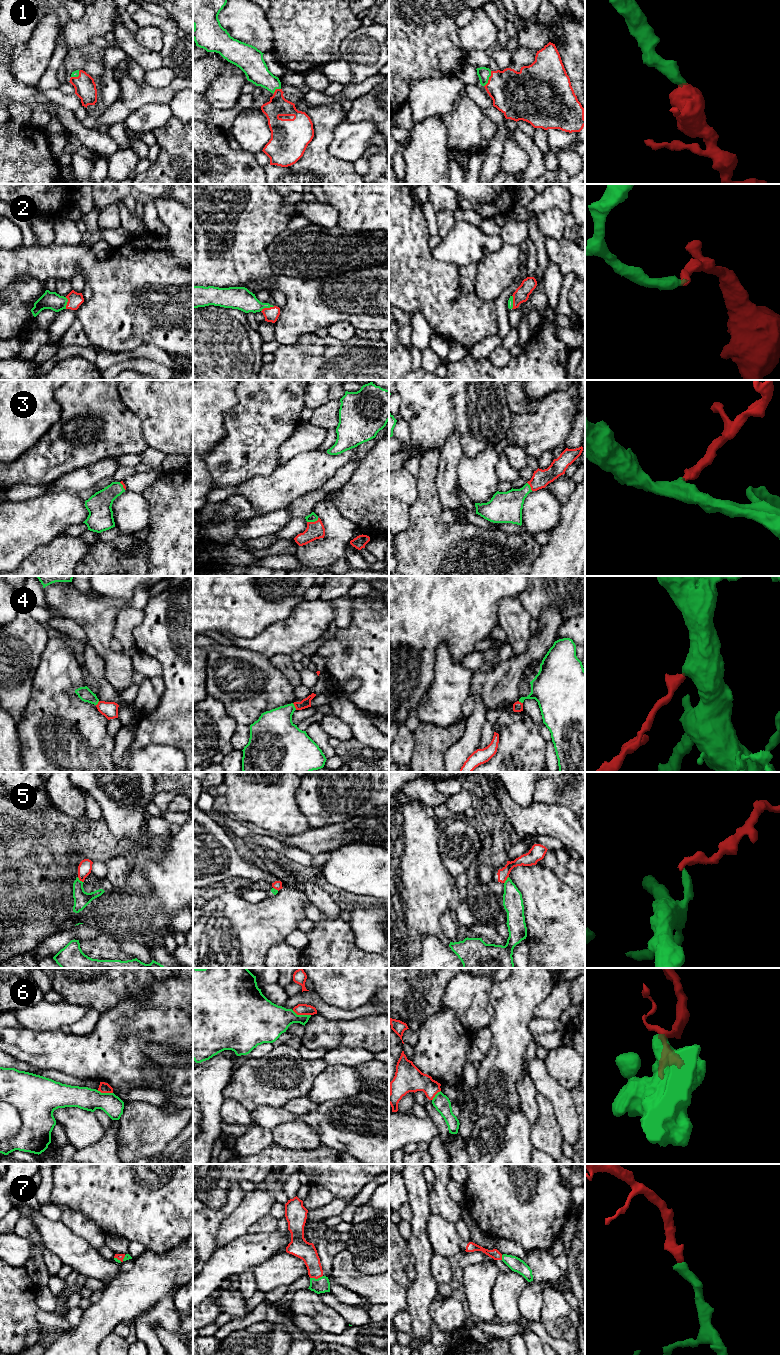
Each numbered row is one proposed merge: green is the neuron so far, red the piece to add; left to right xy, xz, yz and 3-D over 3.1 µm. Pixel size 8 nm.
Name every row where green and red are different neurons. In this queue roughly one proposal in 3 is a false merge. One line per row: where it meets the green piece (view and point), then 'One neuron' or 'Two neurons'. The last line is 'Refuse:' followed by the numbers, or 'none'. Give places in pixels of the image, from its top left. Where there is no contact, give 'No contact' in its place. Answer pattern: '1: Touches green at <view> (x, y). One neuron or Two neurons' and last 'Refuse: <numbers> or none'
1: Touches green at yz (488, 79). One neuron
2: Touches green at xz (267, 307). One neuron
3: Touches green at xz (312, 521). One neuron
4: Touches green at xz (294, 706). One neuron
5: Touches green at xy (79, 880). Two neurons
6: Touches green at xz (301, 1015). Two neurons
7: Touches green at xz (316, 1279). One neuron
Refuse: 5, 6

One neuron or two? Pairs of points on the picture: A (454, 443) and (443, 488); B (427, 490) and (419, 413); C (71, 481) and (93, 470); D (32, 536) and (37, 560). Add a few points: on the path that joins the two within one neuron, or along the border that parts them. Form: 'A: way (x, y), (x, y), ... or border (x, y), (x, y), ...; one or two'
A: way (451, 454), (446, 477); one
B: border (439, 449), (427, 450), (421, 456); two
C: way (76, 480), (85, 478), (88, 475); one
D: border (56, 537), (46, 544), (38, 545), (19, 565); two

